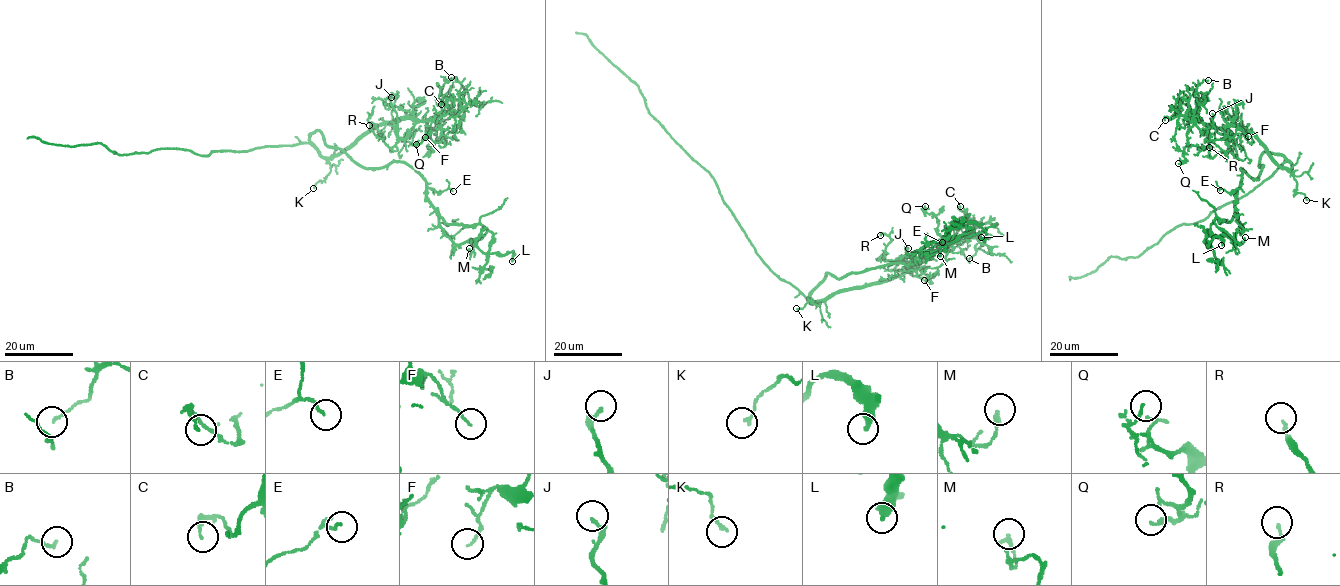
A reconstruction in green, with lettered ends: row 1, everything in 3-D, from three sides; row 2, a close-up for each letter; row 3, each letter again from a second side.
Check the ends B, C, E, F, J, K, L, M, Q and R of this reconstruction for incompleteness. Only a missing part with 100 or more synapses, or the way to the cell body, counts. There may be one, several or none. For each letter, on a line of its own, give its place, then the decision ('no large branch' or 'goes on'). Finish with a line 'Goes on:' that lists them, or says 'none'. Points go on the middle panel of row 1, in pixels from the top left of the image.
B: place (969, 258); no large branch
C: place (960, 206); no large branch
E: place (942, 242); no large branch
F: place (924, 280); no large branch
J: place (908, 248); no large branch
K: place (796, 308); no large branch
L: place (981, 237); no large branch
M: place (940, 256); no large branch
Q: place (925, 206); no large branch
R: place (880, 235); no large branch
Goes on: none

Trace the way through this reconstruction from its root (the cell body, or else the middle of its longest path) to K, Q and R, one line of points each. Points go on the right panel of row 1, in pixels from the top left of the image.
K: (1277, 169), (1284, 162), (1290, 163), (1296, 182), (1295, 193), (1305, 194), (1306, 200)
Q: (1277, 169), (1291, 164), (1280, 166), (1231, 124), (1206, 129), (1208, 146), (1185, 146), (1178, 163)
R: (1277, 169), (1291, 164), (1280, 166), (1245, 129), (1225, 129), (1237, 158), (1231, 146), (1212, 158), (1209, 147)

